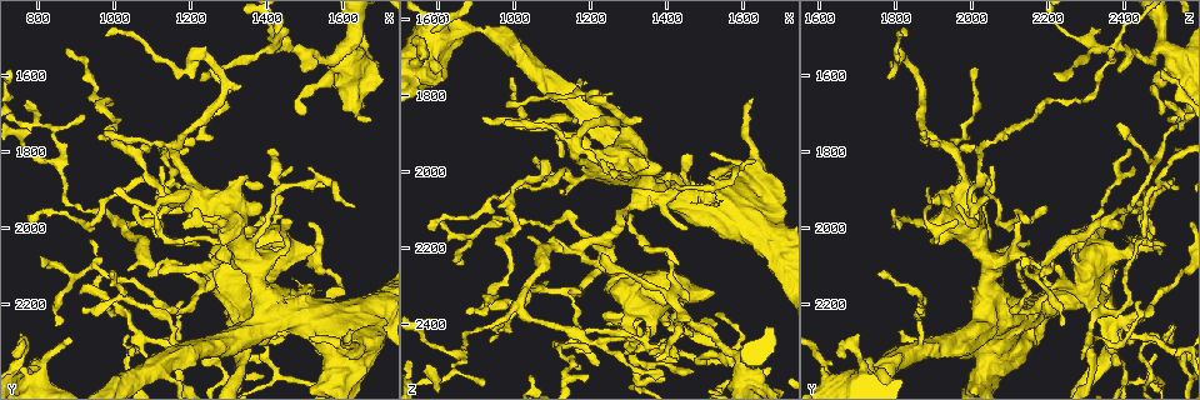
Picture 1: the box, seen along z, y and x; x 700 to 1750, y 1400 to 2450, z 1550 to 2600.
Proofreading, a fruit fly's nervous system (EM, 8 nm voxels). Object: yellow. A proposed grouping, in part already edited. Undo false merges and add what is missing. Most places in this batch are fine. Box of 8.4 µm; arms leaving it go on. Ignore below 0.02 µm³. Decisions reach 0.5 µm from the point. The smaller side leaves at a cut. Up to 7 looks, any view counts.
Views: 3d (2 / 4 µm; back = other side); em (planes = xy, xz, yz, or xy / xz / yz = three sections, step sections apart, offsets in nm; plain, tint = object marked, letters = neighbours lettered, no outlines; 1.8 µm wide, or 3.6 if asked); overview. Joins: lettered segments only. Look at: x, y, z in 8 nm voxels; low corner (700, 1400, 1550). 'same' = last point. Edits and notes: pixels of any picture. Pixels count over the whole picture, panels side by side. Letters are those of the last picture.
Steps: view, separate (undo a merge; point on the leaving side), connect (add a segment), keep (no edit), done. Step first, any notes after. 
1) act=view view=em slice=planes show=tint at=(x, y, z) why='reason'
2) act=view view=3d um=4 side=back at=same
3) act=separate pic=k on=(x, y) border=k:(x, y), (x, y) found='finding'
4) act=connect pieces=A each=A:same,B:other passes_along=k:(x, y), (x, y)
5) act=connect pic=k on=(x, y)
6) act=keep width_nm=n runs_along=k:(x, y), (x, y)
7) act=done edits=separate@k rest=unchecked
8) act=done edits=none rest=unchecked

act=view view=3d um=4 at=(1605, 1525, 2510) why='small branch off a trunk'

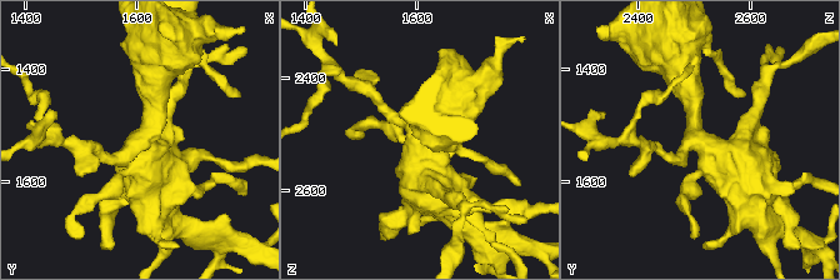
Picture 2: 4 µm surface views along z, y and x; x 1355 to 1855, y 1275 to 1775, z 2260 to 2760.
act=view view=em um=3.6 slice=xz step=16 show=letters at=(1605, 1525, 2510) arms=4 why='need the tissue'

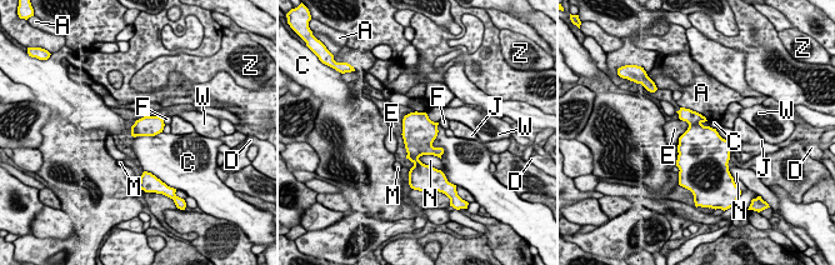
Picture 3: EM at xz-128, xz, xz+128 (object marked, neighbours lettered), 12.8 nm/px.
act=keep width_nm=220 each=A:other,C:other,D:other,E:other,F:other,J:other,M:other,N:other,W:other,Z:other border=3:(436, 134), (441, 158) found='one neuron here'

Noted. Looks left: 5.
act=view view=3d um=4 at=(1315, 1980, 2450) why='thick turns thin'

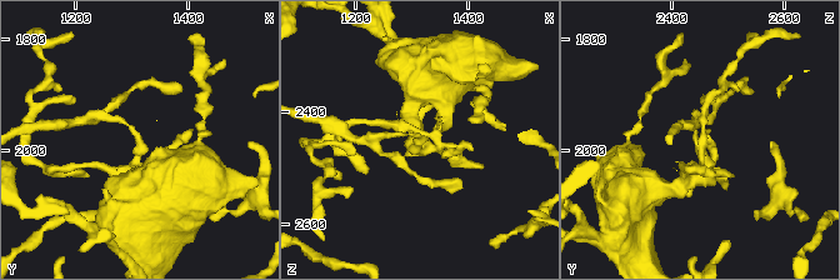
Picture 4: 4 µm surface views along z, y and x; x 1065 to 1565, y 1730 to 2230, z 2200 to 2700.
act=view view=em slice=planes show=tint at=(1315, 1980, 2445) why='shape alone is not enough'

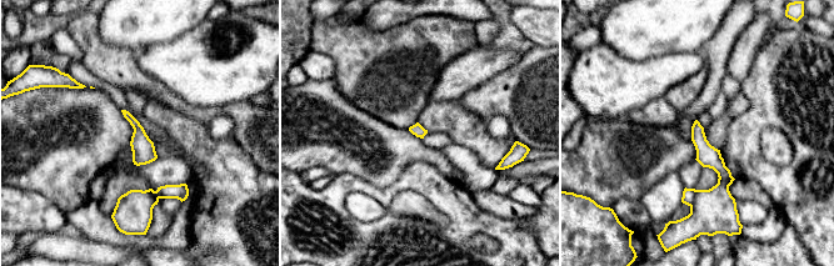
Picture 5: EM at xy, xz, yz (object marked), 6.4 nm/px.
act=view view=em slice=planes show=letters at=same why='see the neighbours'

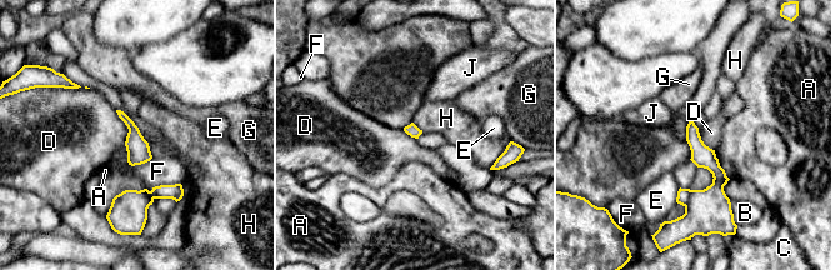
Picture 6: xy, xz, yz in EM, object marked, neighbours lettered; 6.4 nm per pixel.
act=separate pic=6 on=(707, 211) each=A:other,B:other,C:other,D:other,E:other,F:other,G:other,H:other,J:other border=6:(712, 181), (722, 188) found='two neurons meet here'

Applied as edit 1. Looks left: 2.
act=view view=overview

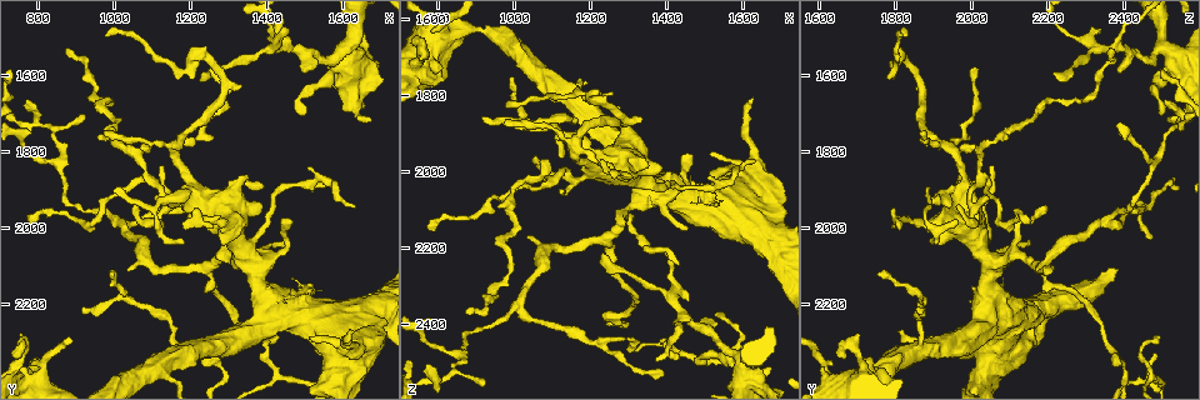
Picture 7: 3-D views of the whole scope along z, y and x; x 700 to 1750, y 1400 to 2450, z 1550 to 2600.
act=view view=em slice=xy step=16 show=letters at=(1180, 1995, 1805) why='free end'

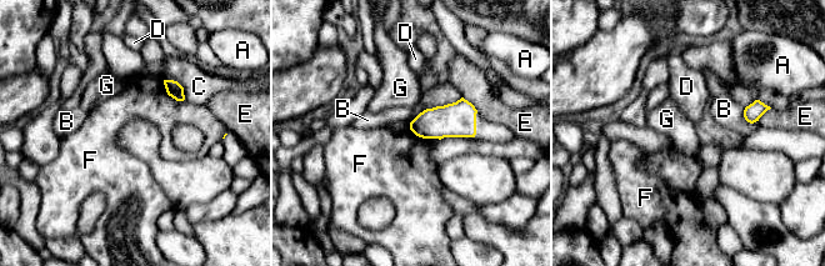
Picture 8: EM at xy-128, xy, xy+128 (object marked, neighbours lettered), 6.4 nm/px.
act=keep width_nm=190 each=A:other,B:other,C:other,D:other,E:other,F:other,G:other border=8:(409, 123), (416, 135), (439, 140) found='no lettered segment goes on from it'

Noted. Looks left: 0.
act=done edits=separate@6 rest=unchecked

